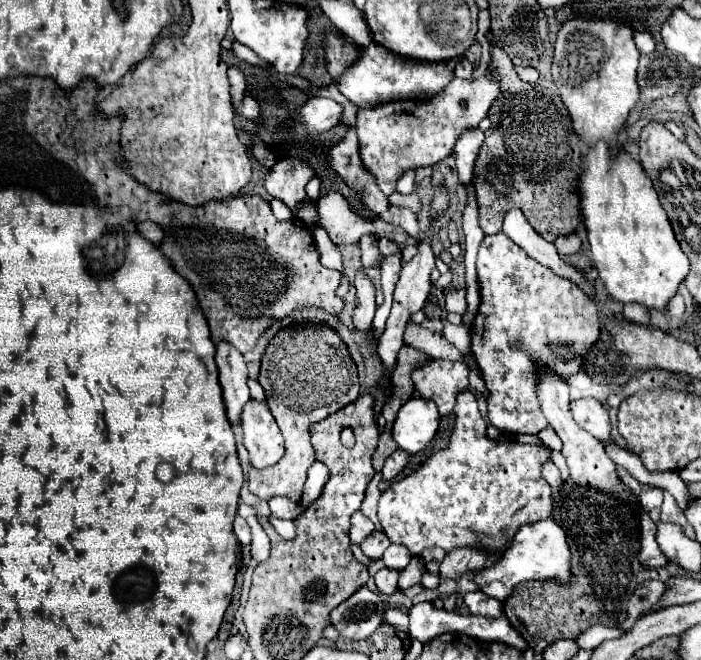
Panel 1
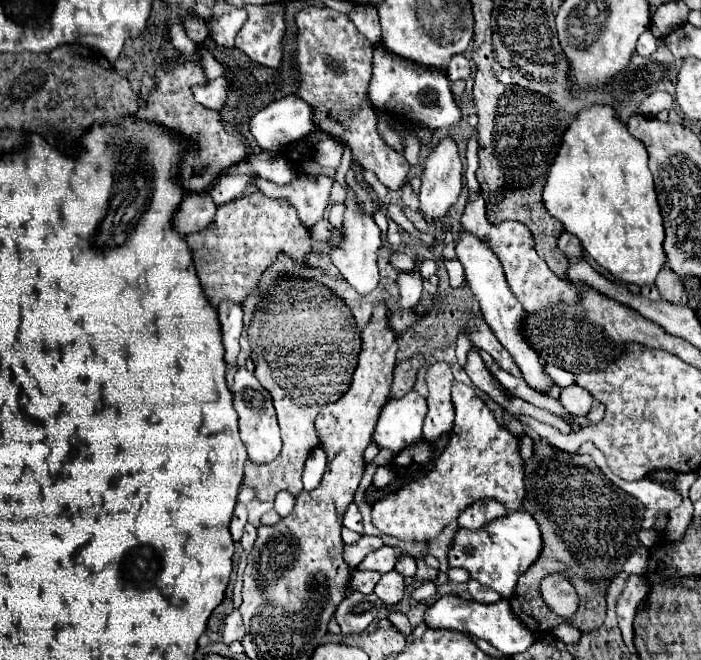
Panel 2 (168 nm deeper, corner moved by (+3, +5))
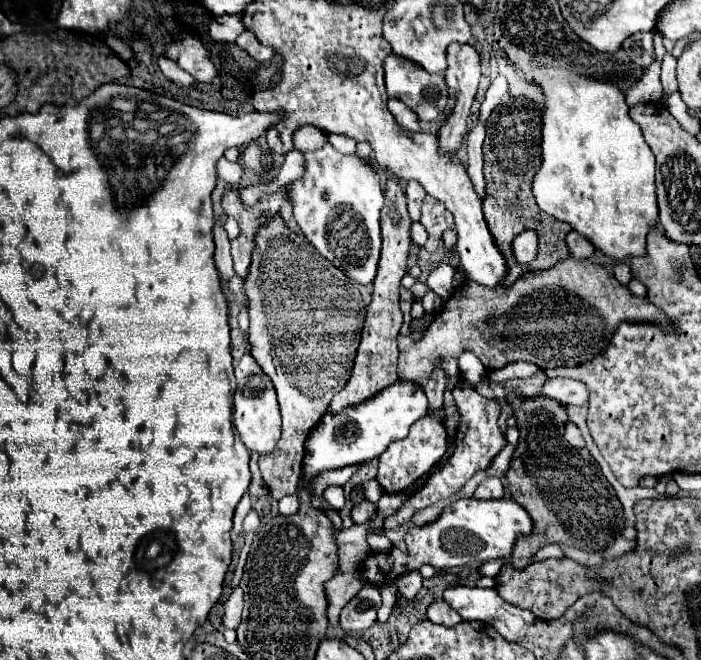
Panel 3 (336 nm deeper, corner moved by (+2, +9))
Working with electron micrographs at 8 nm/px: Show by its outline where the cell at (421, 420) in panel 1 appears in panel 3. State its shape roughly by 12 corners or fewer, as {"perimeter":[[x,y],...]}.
{"perimeter":[[398,380],[334,416],[304,444],[314,478],[378,458],[428,412]]}

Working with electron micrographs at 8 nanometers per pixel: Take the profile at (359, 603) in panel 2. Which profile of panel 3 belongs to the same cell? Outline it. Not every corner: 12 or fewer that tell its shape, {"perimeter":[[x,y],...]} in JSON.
{"perimeter":[[366,584],[340,614],[344,630],[376,622],[380,592]]}

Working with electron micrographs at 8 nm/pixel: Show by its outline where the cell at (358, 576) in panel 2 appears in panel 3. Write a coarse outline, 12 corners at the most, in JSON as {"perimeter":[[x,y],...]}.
{"perimeter":[[338,572],[326,584],[328,620],[338,626],[340,610],[362,588],[358,572]]}

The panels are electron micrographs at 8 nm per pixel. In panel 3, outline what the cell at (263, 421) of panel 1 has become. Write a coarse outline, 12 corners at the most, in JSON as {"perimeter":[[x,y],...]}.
{"perimeter":[[250,354],[234,368],[236,432],[248,450],[274,452],[274,386]]}

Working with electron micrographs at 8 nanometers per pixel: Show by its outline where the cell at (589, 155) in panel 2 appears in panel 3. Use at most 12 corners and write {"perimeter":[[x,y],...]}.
{"perimeter":[[538,66],[540,210],[646,256],[654,154],[624,94]]}

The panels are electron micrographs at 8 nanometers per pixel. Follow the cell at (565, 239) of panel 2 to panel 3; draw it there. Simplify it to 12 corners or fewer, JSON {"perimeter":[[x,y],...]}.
{"perimeter":[[574,230],[566,236],[570,256],[590,258],[594,246]]}

